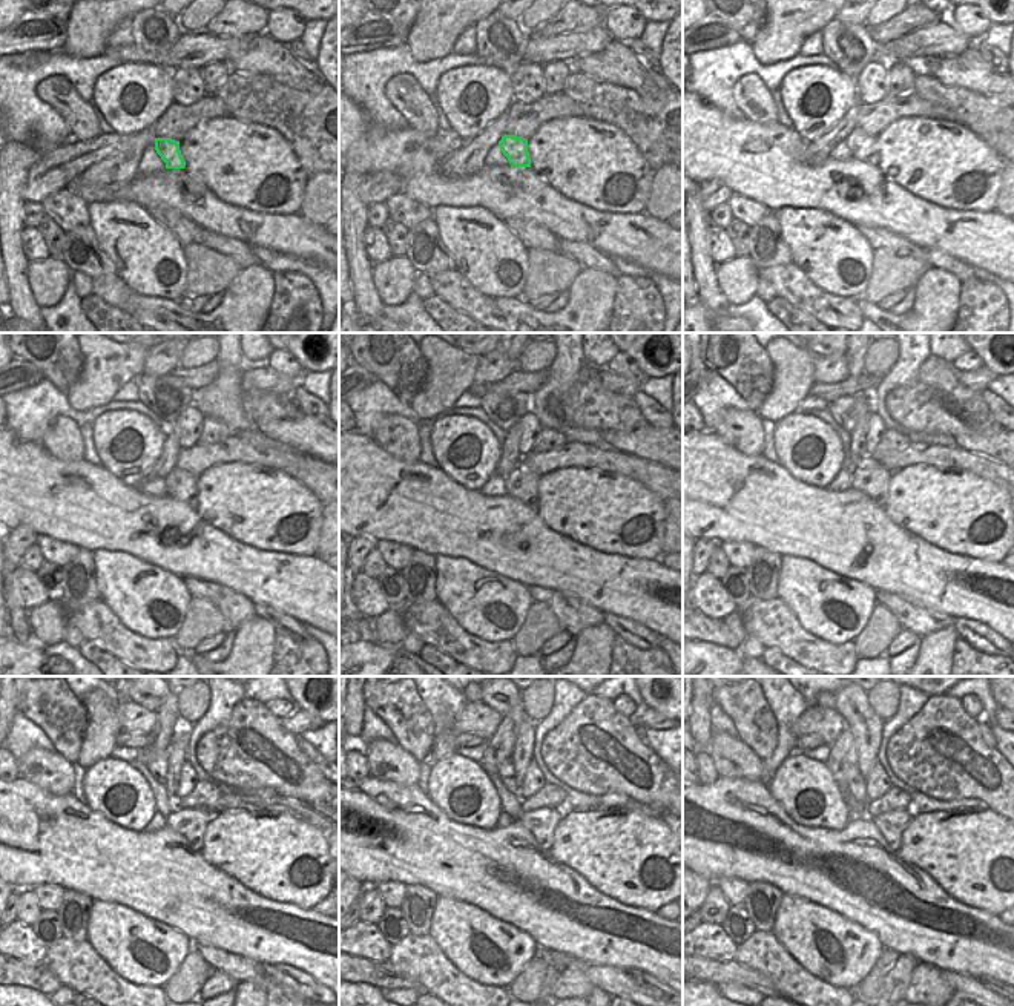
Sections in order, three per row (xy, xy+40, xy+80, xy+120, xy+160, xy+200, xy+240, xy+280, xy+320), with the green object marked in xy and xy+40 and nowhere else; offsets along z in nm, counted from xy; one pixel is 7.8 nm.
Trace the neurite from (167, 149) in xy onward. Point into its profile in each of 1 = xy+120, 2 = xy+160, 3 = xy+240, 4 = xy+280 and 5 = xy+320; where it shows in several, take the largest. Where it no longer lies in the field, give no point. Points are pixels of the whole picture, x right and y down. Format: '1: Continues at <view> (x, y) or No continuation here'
1: Continues at xy+120 (180, 485)
2: Continues at xy+160 (520, 483)
3: Continues at xy+240 (190, 824)
4: Continues at xy+280 (542, 822)
5: Continues at xy+320 (892, 824)

